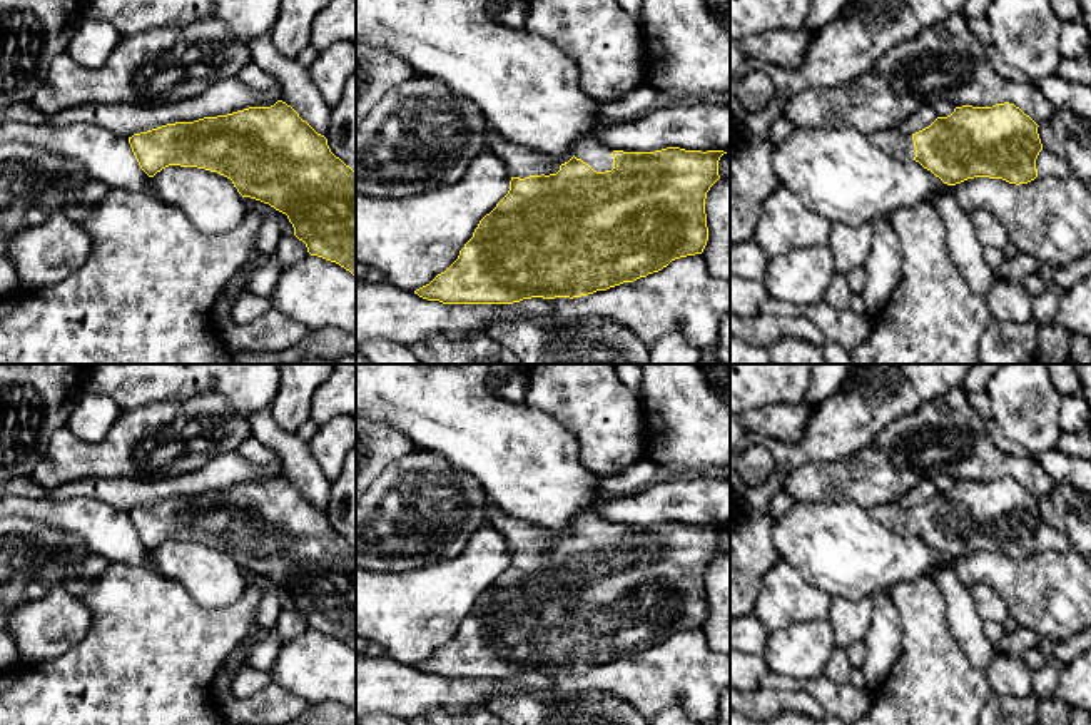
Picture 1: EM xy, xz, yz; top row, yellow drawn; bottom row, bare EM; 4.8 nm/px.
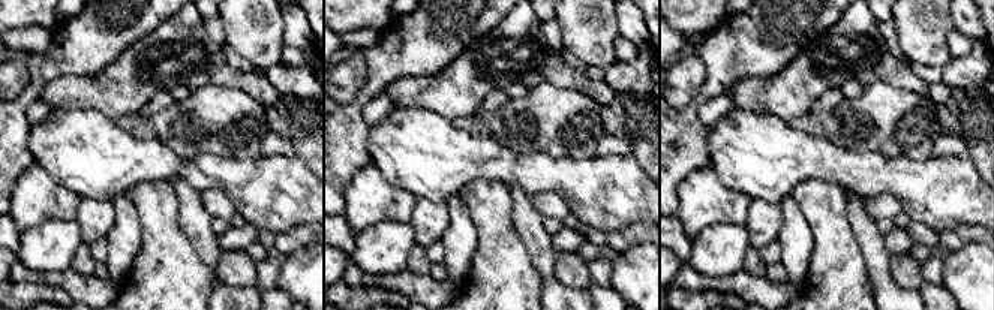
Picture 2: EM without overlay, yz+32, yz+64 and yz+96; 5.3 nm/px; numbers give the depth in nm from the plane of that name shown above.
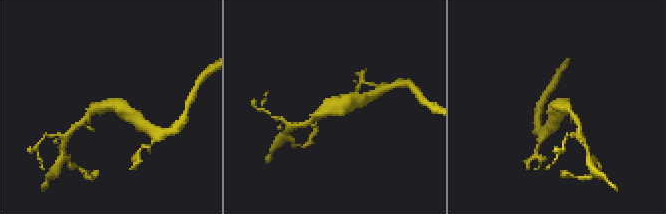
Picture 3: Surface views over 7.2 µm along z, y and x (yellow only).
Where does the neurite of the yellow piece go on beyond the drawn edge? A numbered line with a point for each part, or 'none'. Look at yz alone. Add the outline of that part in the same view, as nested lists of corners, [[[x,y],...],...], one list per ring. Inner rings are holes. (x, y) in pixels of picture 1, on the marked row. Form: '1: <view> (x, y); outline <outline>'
1: yz (898, 144); outline [[[901,129],[875,132],[869,139],[891,157],[912,162],[916,157],[916,147],[912,135],[902,132]]]

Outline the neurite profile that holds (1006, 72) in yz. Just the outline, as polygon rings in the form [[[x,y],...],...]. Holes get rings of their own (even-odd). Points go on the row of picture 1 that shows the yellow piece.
[[[989,45],[986,48],[987,58],[992,63],[996,74],[1007,82],[1012,84],[1024,84],[1029,82],[1029,79],[1017,68],[1007,65],[1004,58],[1001,57],[999,50],[994,45]]]

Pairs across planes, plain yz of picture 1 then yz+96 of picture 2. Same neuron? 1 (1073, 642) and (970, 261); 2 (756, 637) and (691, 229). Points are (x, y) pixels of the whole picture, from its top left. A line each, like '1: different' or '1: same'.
1: different
2: different

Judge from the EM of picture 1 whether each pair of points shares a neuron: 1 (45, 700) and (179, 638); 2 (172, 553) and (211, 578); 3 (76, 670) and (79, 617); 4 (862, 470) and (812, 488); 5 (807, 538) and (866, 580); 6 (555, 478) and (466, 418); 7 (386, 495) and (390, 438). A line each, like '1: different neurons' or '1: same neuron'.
1: same neuron
2: same neuron
3: different neurons
4: same neuron
5: same neuron
6: same neuron
7: different neurons

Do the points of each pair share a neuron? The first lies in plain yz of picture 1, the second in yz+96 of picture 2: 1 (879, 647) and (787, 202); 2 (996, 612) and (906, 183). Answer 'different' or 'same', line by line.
1: same
2: different

